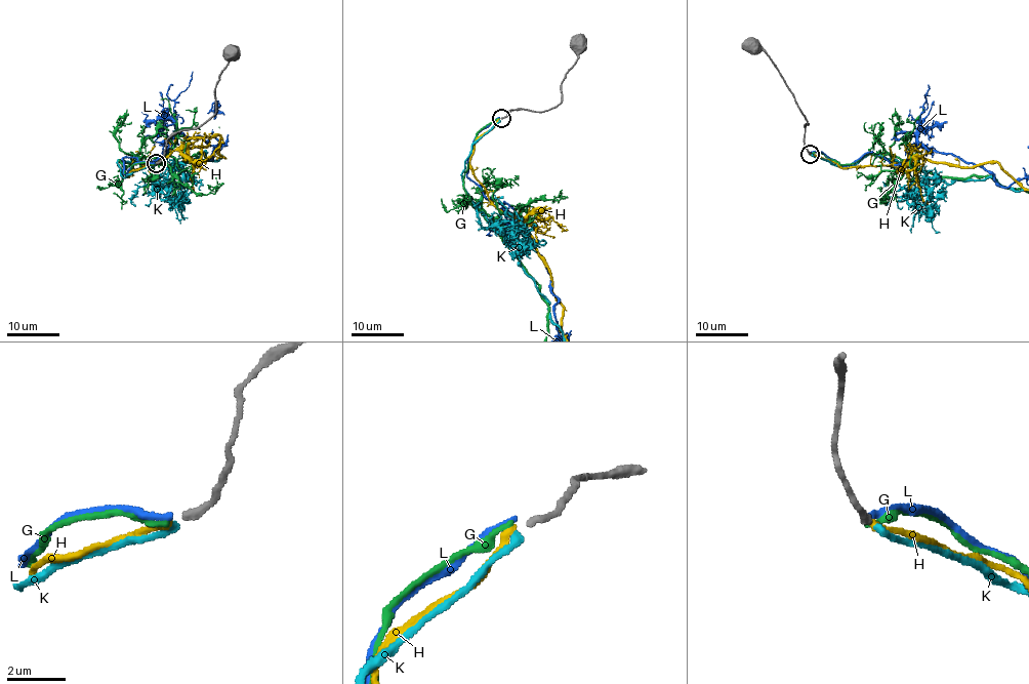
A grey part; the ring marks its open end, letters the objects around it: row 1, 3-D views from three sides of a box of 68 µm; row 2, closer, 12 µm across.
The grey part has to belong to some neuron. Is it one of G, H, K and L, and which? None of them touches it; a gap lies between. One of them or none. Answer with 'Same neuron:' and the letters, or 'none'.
Same neuron: H

